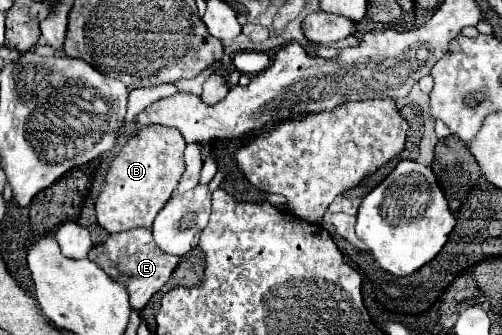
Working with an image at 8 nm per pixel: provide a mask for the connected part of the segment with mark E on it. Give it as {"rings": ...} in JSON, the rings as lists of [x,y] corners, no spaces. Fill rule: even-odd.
{"rings":[[[133,228],[127,232],[111,234],[107,242],[103,242],[101,246],[93,246],[93,250],[89,252],[89,258],[99,262],[99,266],[109,276],[119,280],[129,290],[129,300],[135,310],[141,310],[151,300],[151,296],[169,280],[173,268],[179,262],[177,256],[165,254],[163,250],[159,250],[149,228]]]}

